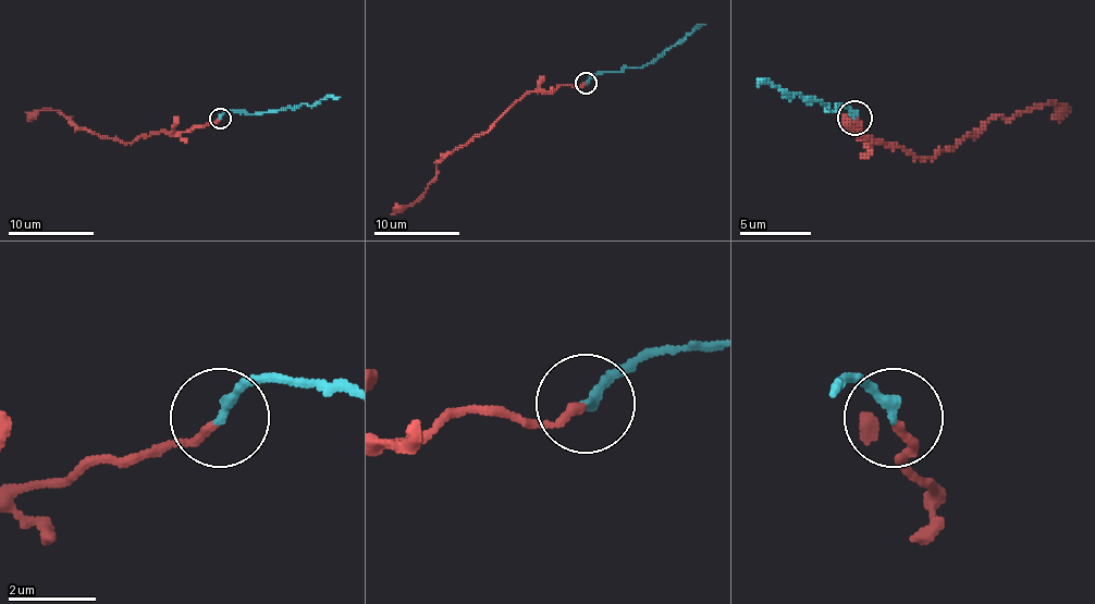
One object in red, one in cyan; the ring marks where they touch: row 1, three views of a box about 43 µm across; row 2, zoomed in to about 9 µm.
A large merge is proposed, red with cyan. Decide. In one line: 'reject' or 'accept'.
reject

